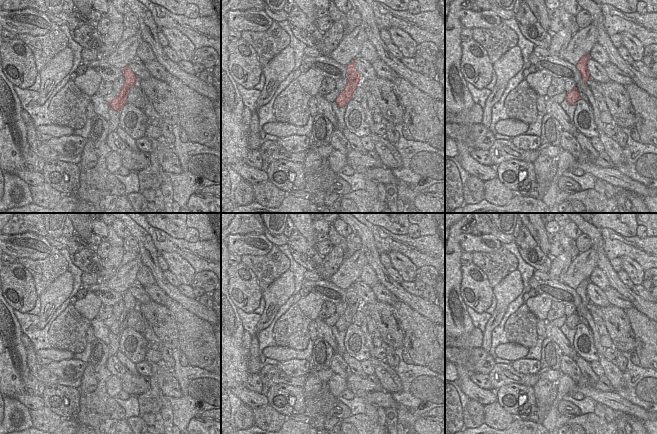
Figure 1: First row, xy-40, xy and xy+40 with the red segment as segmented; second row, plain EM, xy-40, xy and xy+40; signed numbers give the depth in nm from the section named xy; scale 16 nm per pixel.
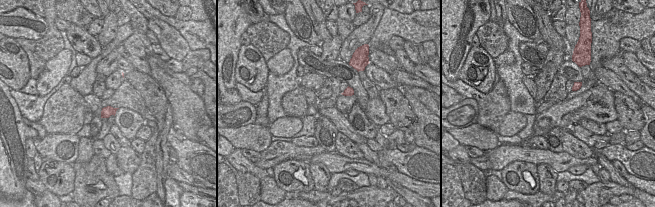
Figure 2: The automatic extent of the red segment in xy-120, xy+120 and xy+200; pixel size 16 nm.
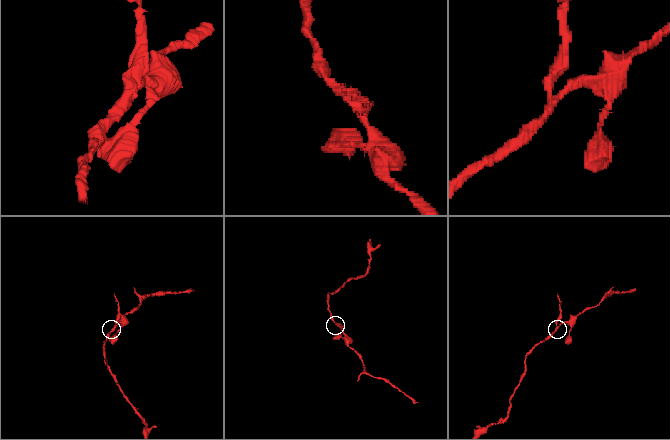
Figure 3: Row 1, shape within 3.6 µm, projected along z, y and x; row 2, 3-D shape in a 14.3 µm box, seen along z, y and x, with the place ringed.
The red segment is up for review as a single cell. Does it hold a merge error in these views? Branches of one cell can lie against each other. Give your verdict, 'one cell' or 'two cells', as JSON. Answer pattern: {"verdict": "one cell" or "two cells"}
{"verdict": "two cells"}

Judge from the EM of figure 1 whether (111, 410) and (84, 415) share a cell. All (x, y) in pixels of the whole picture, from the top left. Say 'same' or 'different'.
same

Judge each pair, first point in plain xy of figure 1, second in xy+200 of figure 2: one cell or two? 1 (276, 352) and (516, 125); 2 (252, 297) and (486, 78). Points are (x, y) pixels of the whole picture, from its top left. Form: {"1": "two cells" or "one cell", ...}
{"1": "one cell", "2": "one cell"}

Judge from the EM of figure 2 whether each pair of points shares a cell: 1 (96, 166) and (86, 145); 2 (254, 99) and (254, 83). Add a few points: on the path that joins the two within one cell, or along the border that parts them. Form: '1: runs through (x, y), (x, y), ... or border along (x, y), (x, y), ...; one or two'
1: border along (93, 154), (88, 161), (76, 162); two
2: border along (268, 73), (257, 91), (236, 81); two

